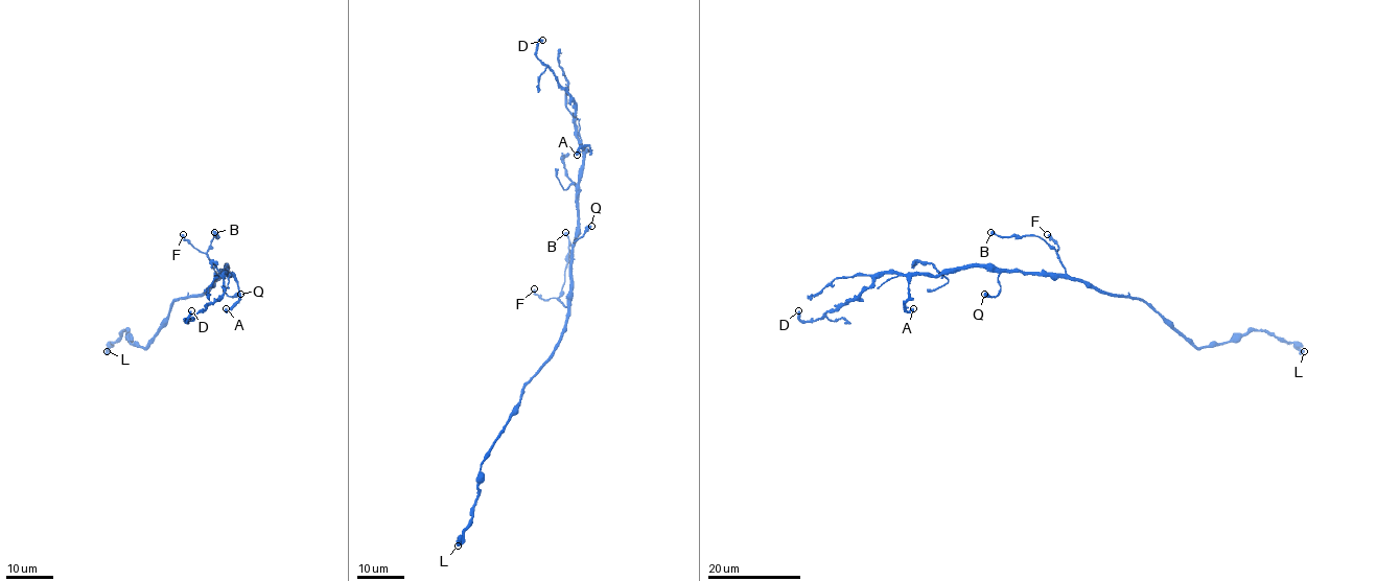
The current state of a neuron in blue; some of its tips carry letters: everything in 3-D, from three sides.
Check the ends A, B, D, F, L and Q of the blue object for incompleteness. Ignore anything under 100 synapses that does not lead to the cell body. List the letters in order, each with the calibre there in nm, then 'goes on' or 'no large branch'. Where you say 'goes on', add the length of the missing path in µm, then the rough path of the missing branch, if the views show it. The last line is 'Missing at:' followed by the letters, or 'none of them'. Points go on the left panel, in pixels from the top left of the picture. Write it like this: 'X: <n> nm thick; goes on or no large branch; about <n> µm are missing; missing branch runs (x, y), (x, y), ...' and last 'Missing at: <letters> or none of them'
A: 320 nm thick; no large branch
B: 500 nm thick; no large branch
D: 380 nm thick; no large branch
F: 320 nm thick; no large branch
L: 420 nm thick; no large branch
Q: 550 nm thick; no large branch
Missing at: none of them

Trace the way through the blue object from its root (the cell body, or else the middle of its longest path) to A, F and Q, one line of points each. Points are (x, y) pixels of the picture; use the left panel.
A: (216, 277), (226, 266), (227, 273), (234, 277), (237, 285), (238, 301), (229, 310), (226, 308)
F: (216, 277), (208, 257), (193, 248), (183, 234)
Q: (216, 277), (222, 271), (225, 274), (224, 291), (228, 296), (240, 294)

